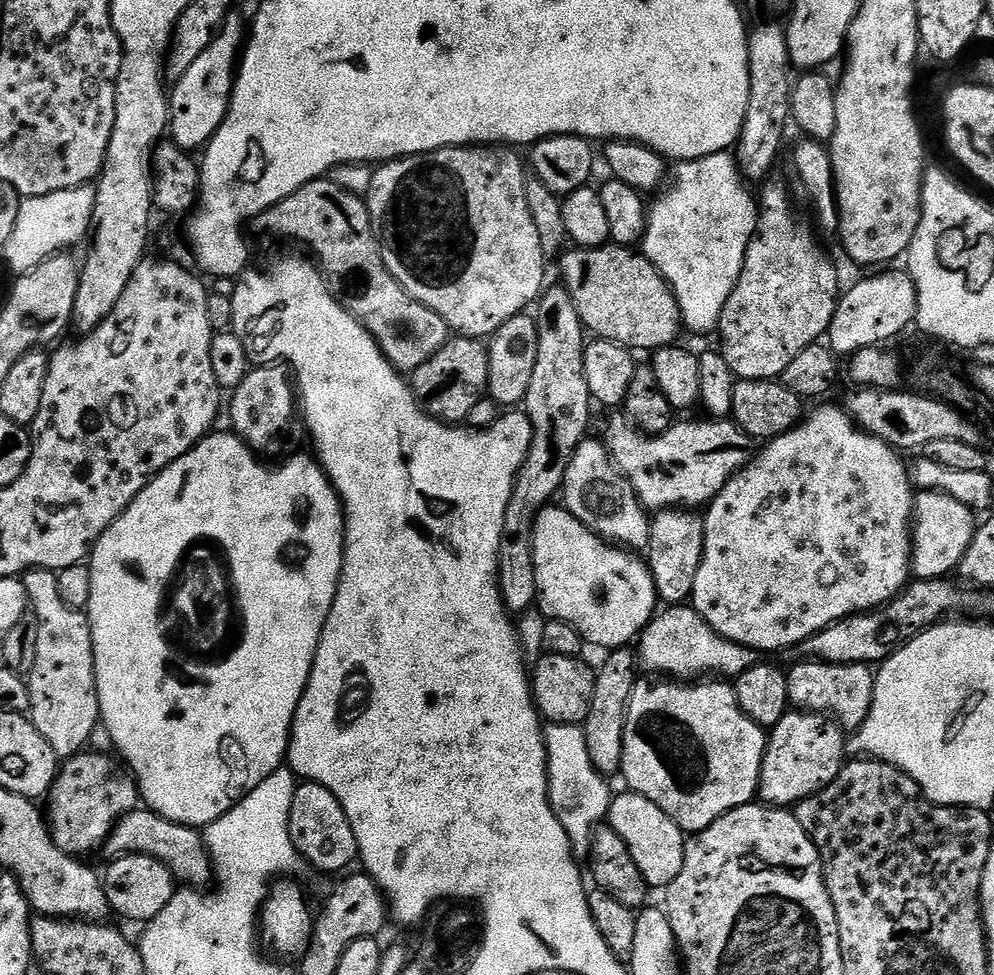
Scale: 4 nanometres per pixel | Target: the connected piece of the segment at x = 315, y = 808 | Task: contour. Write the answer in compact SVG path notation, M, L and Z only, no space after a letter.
M315 782L297 783L288 825L296 851L318 871L343 873L353 867L352 863L357 863L360 847L354 838L350 818L346 818L346 810L340 799L326 786Z

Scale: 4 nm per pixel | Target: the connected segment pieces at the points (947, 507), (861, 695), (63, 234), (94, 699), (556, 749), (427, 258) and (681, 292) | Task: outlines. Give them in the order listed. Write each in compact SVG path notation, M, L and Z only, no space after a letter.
M917 491L914 496L912 526L913 573L922 580L939 580L953 573L959 567L961 556L974 538L977 527L977 513L958 498L944 492Z
M823 658L801 661L787 669L789 701L800 710L831 714L845 729L859 730L874 698L876 678L873 669L865 663L829 662Z
M91 187L63 188L45 196L30 196L20 201L18 222L14 222L14 234L10 242L2 246L4 260L13 268L13 273L29 272L47 256L53 256L70 244L89 235L94 214L95 191Z
M30 568L23 573L22 579L38 630L38 642L26 672L30 719L50 742L57 757L75 756L89 747L88 739L95 734L96 724L98 728L101 723L92 627L81 609L71 608L62 602L62 594L58 594L58 578L53 569Z
M549 723L544 730L544 745L548 751L548 800L570 838L573 853L587 853L594 829L608 815L613 789L608 789L609 781L590 758L586 734L579 723Z
M453 146L439 148L433 152L419 152L416 156L400 156L397 160L381 163L373 171L372 181L366 193L372 227L376 230L380 251L384 253L384 261L390 274L394 274L394 278L411 296L418 298L443 317L453 333L461 336L491 338L498 326L502 326L502 322L510 322L510 318L521 315L527 309L524 308L527 304L535 305L546 287L546 257L542 250L542 242L538 240L538 226L534 226L534 218L530 218L530 202L526 198L528 180L526 175L524 176L524 164L516 152L519 151L508 146Z
M717 151L696 159L681 159L676 166L673 172L671 169L670 183L659 193L661 196L651 201L642 251L672 287L680 307L683 327L692 332L715 333L722 310L742 274L746 250L756 232L758 200L754 192L752 196L748 189L749 181L731 151Z

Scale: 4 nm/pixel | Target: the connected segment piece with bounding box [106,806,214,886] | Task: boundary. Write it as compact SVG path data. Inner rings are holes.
M140 806L134 812L125 813L112 827L112 832L106 839L107 846L109 857L112 858L133 852L157 856L183 883L184 880L188 883L185 885L208 886L213 883L212 855L208 853L208 845L204 843L201 829L191 824L180 823L176 819L168 819L147 807Z

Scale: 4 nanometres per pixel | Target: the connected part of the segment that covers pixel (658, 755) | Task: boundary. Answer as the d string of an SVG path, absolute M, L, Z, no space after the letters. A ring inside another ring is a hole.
M637 683L632 691L632 697L628 703L626 714L626 734L624 735L624 753L622 754L622 776L628 779L627 787L635 792L641 792L649 796L667 816L672 817L676 824L683 828L685 833L695 834L701 832L706 826L713 824L720 816L725 816L732 808L743 804L751 804L757 799L760 791L760 771L762 770L762 758L768 745L765 729L756 723L752 717L740 708L740 702L736 697L736 689L728 684L696 684L693 688L683 688L680 684L660 684L655 688L652 684Z

